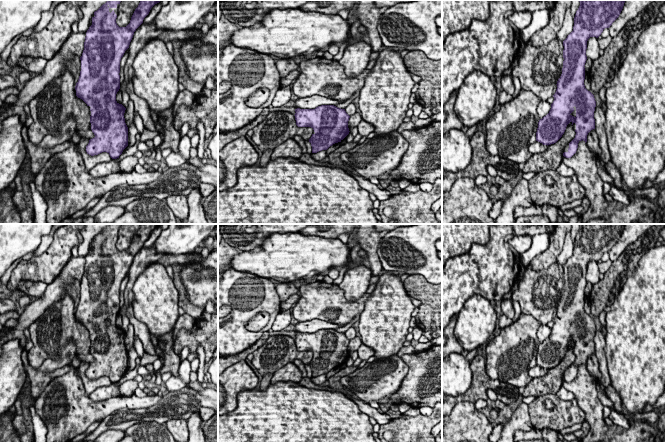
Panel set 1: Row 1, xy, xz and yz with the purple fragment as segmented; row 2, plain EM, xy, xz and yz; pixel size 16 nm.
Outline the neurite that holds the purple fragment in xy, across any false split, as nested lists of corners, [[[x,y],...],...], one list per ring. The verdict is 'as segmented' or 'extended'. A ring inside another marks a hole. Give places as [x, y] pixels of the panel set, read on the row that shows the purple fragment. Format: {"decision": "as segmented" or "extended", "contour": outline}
{"decision": "extended", "contour": [[[107,0],[94,12],[92,25],[86,32],[84,50],[80,57],[80,76],[75,86],[76,96],[89,107],[90,129],[95,135],[86,146],[86,152],[91,156],[107,152],[112,159],[117,159],[128,146],[128,127],[124,118],[126,108],[116,101],[116,94],[120,89],[120,61],[129,48],[134,32],[151,8],[160,1],[141,0],[126,27],[119,27],[116,23],[121,0]]]}

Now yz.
{"decision": "extended", "contour": [[[579,0],[580,6],[574,17],[573,31],[563,41],[563,68],[557,81],[557,89],[553,95],[549,113],[538,122],[536,141],[543,145],[556,143],[564,134],[567,125],[571,122],[576,132],[575,138],[569,143],[566,158],[571,158],[577,151],[580,141],[587,142],[588,133],[595,129],[594,111],[596,101],[594,95],[585,88],[585,63],[587,60],[587,41],[590,37],[598,38],[605,28],[609,28],[619,17],[625,0]]]}

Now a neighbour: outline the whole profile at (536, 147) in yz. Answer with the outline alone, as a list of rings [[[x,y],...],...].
[[[536,141],[528,146],[528,150],[533,155],[533,154],[544,152],[545,147],[542,143]]]

